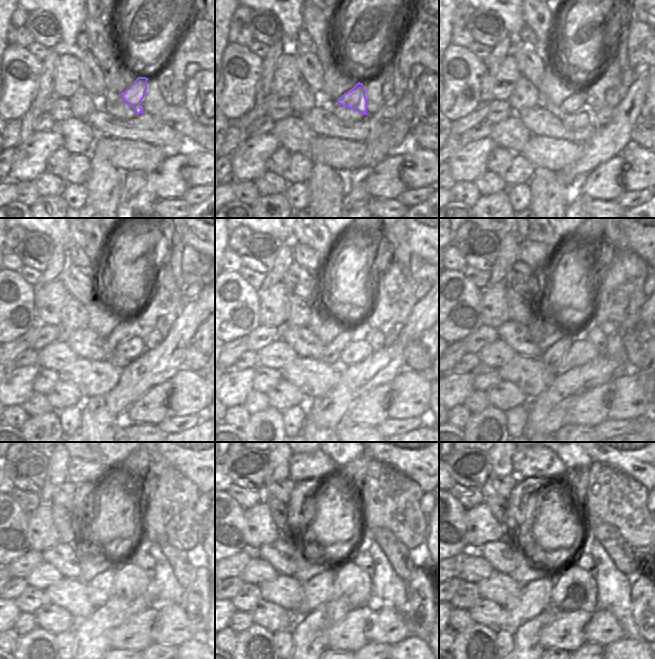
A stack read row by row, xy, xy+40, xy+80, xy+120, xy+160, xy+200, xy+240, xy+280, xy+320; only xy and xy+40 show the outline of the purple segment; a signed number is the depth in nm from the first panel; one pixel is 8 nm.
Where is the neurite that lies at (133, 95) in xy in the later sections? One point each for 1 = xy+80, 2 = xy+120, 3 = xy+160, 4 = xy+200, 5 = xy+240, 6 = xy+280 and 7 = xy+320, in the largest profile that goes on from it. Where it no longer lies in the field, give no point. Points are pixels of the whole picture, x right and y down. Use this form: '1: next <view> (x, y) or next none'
1: next xy+80 (577, 102)
2: next xy+120 (126, 328)
3: next xy+160 (332, 351)
4: next xy+200 (553, 356)
5: next xy+240 (99, 589)
6: next xy+280 (317, 591)
7: next xy+320 (535, 596)

